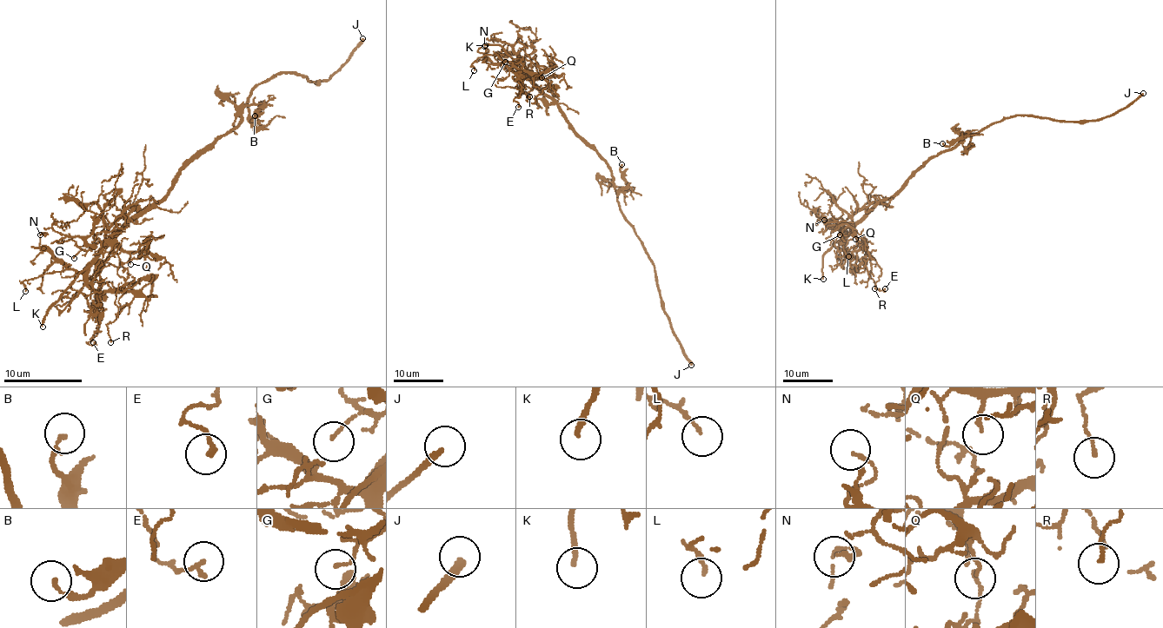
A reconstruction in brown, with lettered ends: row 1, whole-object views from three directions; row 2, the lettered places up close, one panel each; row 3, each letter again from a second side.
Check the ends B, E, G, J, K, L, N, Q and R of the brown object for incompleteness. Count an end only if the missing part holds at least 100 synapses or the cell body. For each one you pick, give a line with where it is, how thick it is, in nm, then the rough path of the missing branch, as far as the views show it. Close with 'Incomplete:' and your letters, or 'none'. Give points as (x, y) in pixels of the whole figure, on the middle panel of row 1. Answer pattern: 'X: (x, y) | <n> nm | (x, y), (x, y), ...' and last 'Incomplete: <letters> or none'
J: (691, 365) | 240 nm
K: (485, 45) | 190 nm | (485, 45), (510, 23), (521, 21), (528, 14), (528, 9), (522, 3), (519, 11), (516, 9)
Incomplete: J, K

